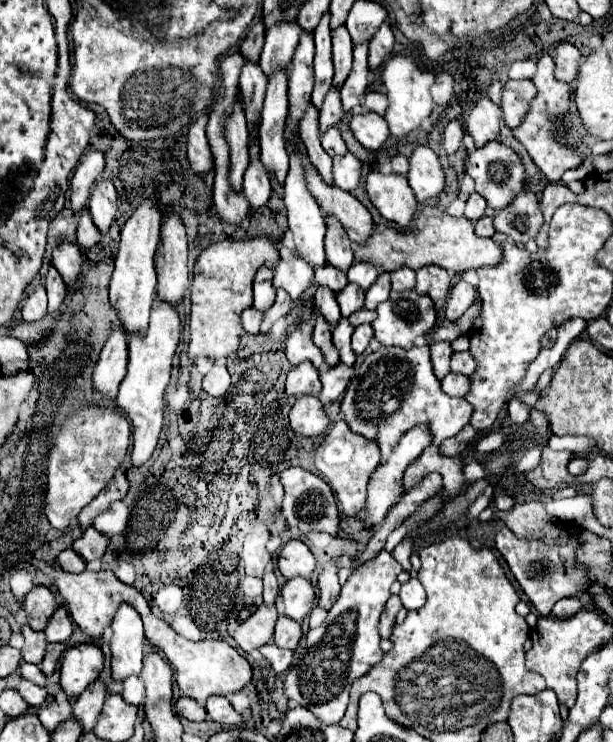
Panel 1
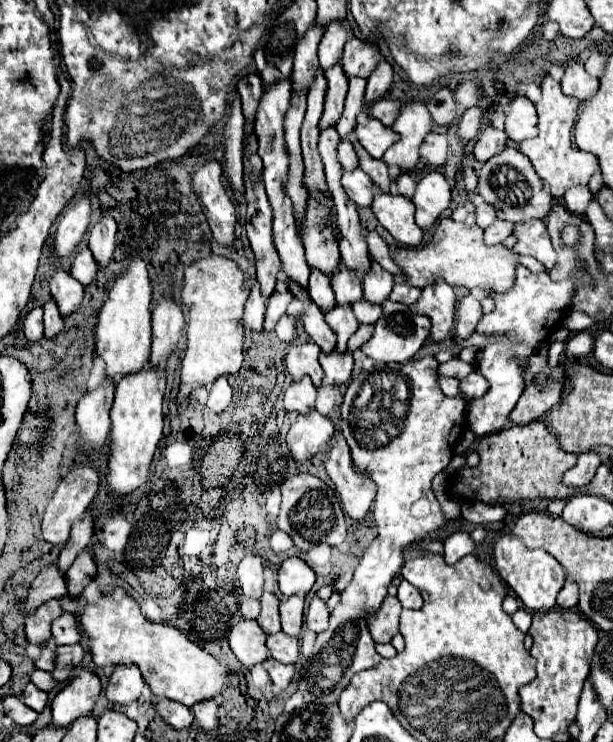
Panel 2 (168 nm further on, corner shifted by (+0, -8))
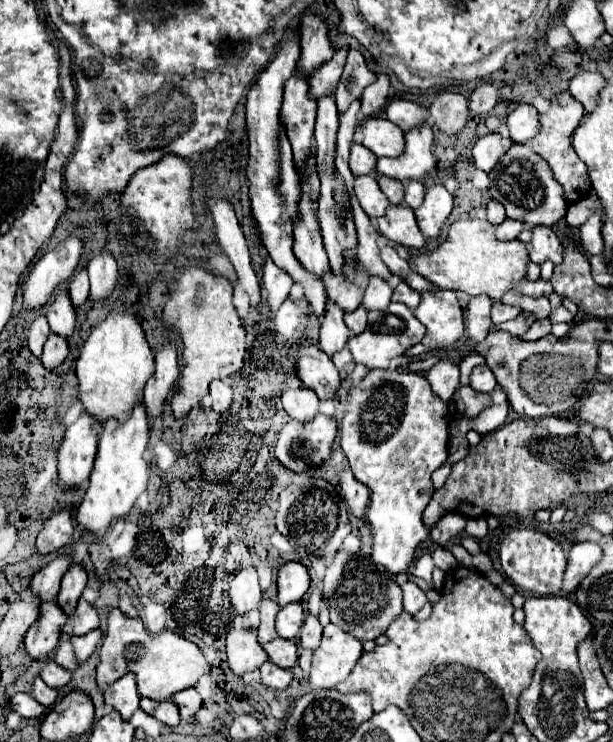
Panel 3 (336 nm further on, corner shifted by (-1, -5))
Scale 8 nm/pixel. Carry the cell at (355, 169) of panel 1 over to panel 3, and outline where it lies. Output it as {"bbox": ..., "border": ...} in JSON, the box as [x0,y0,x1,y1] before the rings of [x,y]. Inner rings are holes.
{"bbox":[355,174,389,218],"border":[[[365,174],[355,178],[355,196],[369,218],[379,218],[381,214],[385,214],[385,210],[389,206],[389,200],[381,192],[377,180],[373,180],[371,176],[365,176]]]}

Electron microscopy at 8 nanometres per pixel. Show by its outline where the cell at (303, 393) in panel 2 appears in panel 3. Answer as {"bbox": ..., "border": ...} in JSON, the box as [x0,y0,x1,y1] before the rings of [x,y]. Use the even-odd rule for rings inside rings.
{"bbox":[281,388,319,422],"border":[[[297,388],[297,390],[285,390],[281,396],[285,412],[299,420],[299,422],[311,422],[315,414],[319,412],[319,398],[309,388]]]}

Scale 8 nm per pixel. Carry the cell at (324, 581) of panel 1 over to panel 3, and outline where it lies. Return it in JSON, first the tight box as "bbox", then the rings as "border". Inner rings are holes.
{"bbox":[299,614,323,650],"border":[[[309,614],[305,624],[303,624],[303,628],[301,628],[301,634],[299,634],[301,646],[309,648],[309,650],[317,650],[317,646],[321,642],[321,634],[323,634],[323,628],[321,628],[319,620]]]}

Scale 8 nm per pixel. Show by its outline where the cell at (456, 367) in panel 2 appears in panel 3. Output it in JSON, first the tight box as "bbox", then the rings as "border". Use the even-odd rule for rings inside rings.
{"bbox":[427,360,459,402],"border":[[[439,360],[429,372],[427,380],[431,384],[431,390],[441,398],[443,402],[449,402],[455,388],[459,386],[459,366],[453,360]]]}

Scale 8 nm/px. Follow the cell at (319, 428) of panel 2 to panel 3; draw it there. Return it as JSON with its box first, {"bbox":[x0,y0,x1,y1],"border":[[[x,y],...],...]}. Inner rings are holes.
{"bbox":[275,414,337,472],"border":[[[317,414],[307,424],[291,420],[277,438],[275,458],[293,472],[313,470],[329,458],[335,436],[337,422],[325,414]]]}

